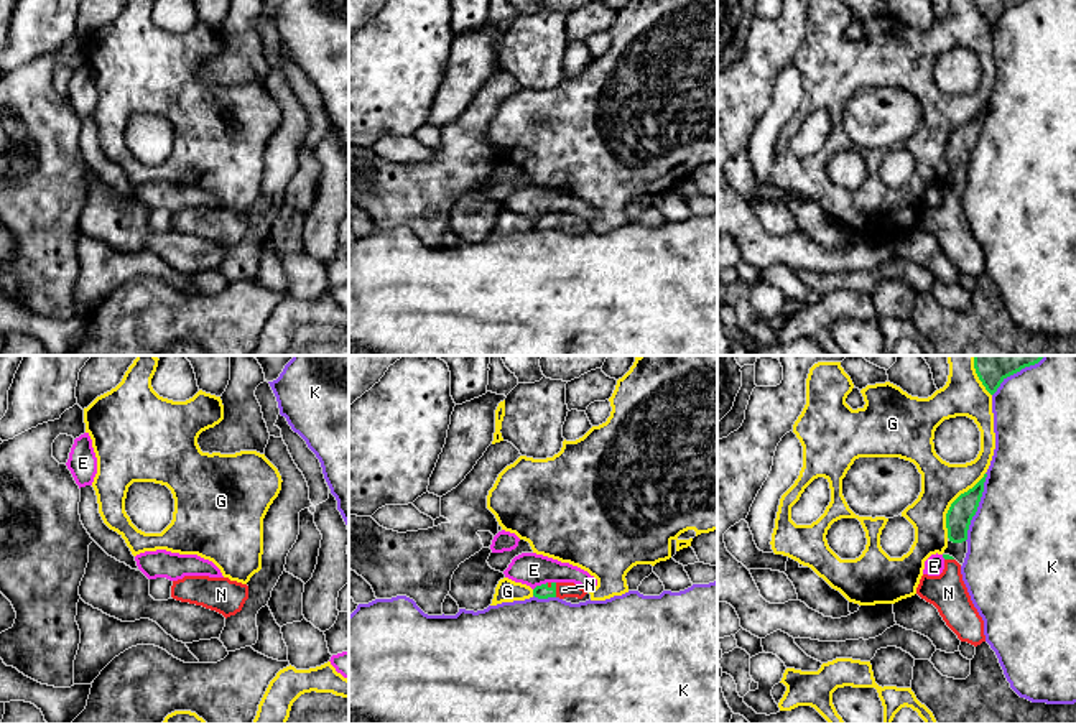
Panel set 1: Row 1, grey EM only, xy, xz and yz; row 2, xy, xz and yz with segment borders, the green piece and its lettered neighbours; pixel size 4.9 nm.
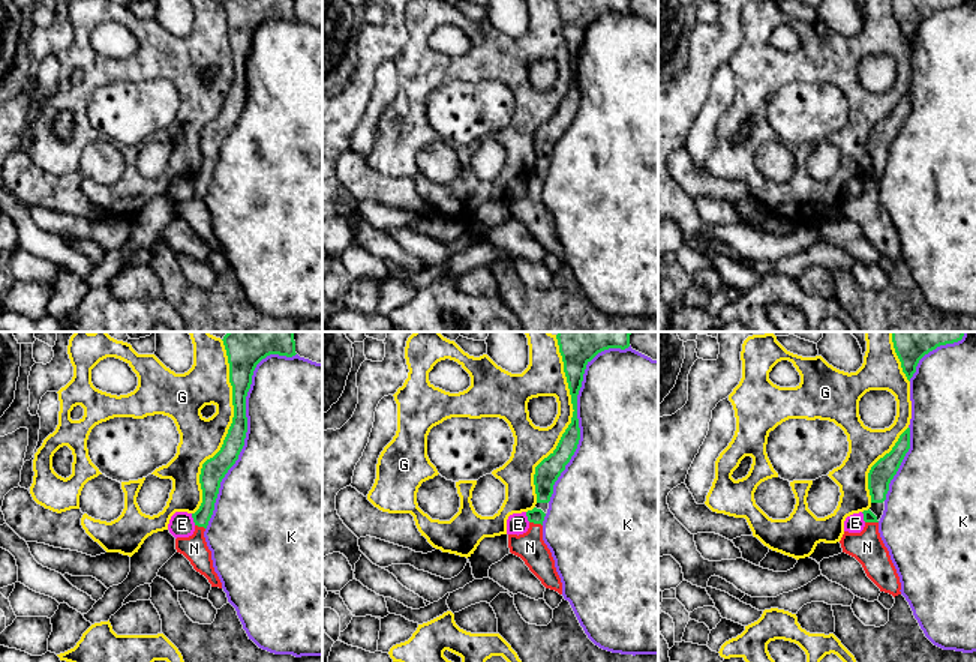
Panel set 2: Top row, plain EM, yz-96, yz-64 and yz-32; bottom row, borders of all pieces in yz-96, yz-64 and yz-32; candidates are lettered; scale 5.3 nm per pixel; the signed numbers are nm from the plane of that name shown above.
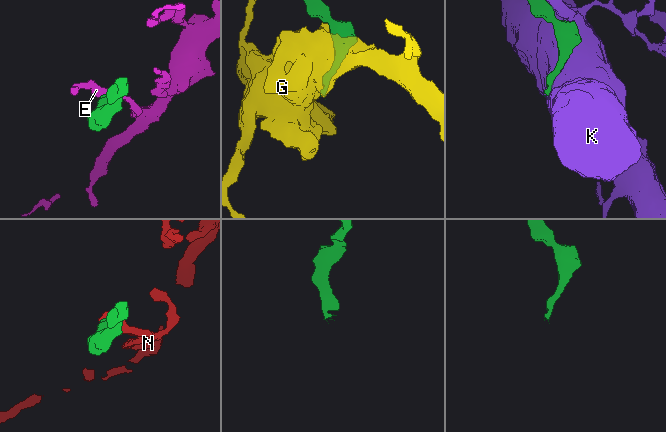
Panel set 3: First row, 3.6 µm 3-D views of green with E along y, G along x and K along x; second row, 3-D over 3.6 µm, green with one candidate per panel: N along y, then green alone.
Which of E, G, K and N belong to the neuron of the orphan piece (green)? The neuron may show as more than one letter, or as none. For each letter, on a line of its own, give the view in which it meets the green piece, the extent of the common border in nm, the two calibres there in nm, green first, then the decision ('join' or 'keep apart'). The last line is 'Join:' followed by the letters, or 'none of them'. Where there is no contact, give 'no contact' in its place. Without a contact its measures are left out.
E: xz | 80 nm | 70/160 nm | keep apart
G: yz | 380 nm | 130/200 nm | keep apart
K: yz | 360 nm | 130/500 nm | keep apart
N: xz | 70 nm | 70/80 nm | join
Join: N

